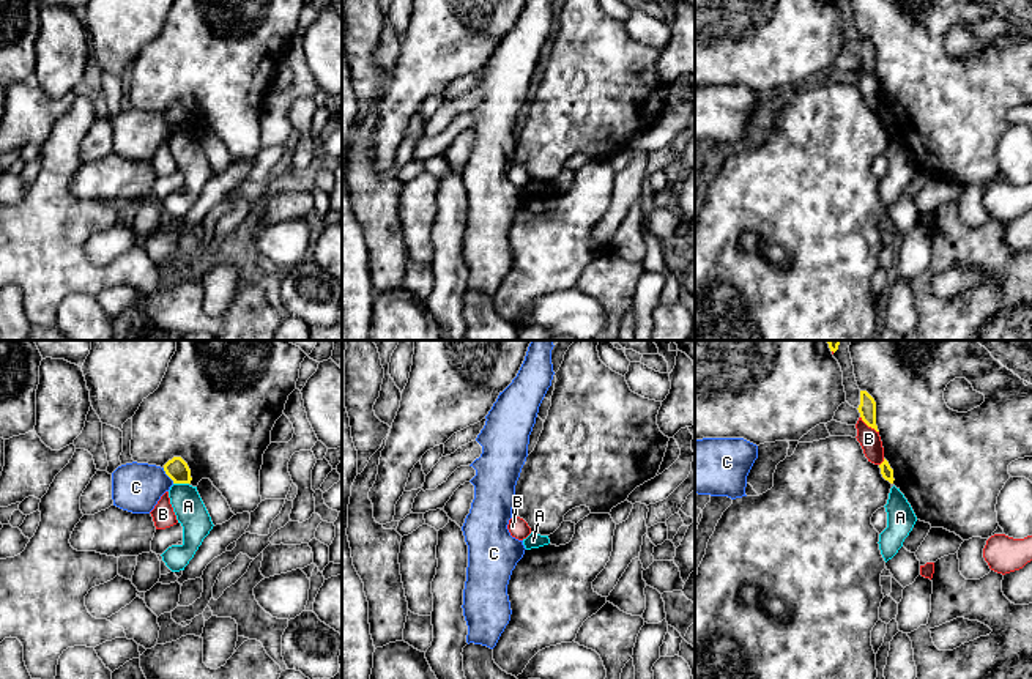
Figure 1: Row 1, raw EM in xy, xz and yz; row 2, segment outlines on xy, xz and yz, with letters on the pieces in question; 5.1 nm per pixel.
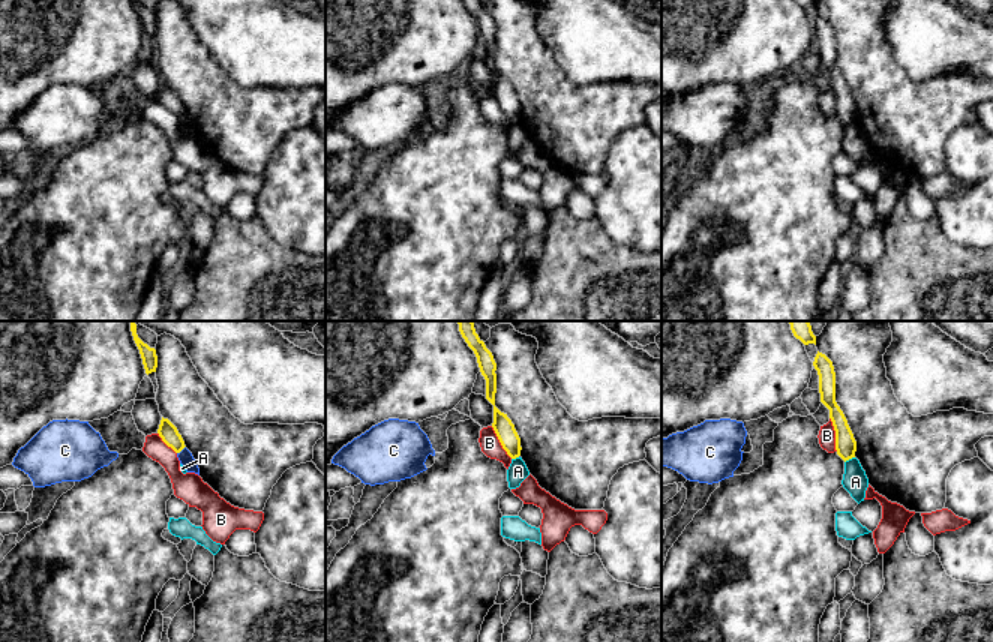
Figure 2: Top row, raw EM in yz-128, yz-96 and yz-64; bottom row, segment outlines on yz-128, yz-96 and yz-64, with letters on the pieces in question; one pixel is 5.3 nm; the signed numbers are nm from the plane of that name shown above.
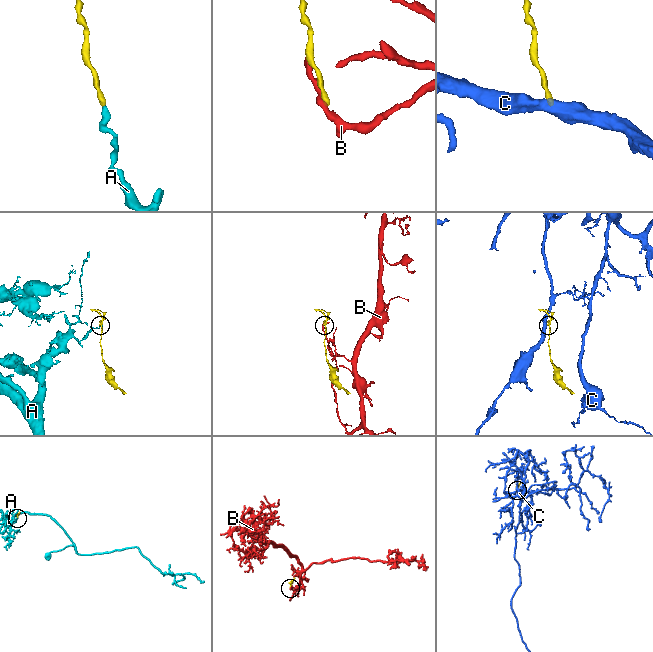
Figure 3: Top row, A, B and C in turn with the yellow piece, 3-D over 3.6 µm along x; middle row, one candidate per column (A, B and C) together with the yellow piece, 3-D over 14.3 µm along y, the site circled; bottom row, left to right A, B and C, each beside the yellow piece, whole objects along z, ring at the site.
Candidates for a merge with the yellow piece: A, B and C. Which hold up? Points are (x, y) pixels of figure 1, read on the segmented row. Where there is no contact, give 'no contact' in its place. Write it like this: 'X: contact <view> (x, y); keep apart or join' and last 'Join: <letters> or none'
A: contact xy (181, 482); keep apart
B: contact yz (868, 426); keep apart
C: contact xy (167, 474); keep apart
Join: none

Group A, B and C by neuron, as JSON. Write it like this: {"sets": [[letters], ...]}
{"sets": [["A"], ["B"], ["C"]]}

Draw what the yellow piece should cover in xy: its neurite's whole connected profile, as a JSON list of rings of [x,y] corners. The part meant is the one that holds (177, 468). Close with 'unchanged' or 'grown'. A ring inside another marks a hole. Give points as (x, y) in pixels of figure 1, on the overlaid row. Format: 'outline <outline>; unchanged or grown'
outline [[[173,457],[164,465],[165,474],[173,480],[173,484],[191,484],[191,469],[181,457]]]; unchanged

